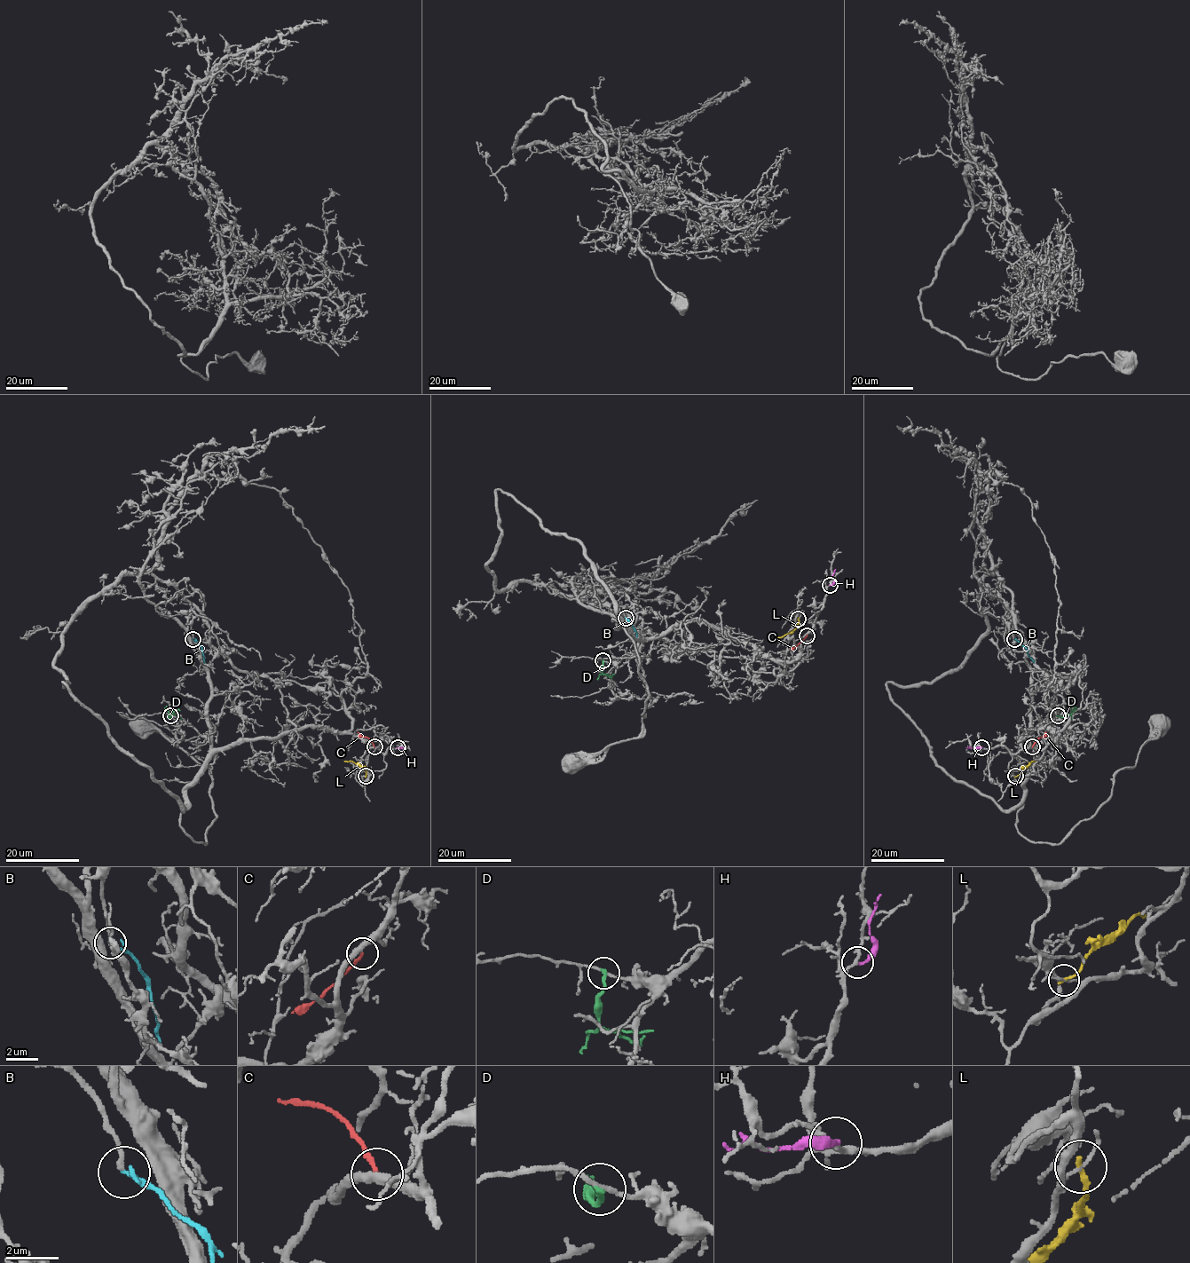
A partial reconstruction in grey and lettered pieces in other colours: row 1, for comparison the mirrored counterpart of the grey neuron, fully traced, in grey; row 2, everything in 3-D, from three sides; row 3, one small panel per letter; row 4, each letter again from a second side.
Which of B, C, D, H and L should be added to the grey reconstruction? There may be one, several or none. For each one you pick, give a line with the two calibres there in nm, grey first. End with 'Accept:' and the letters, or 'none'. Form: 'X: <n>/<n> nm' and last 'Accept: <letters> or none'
Accept: none

